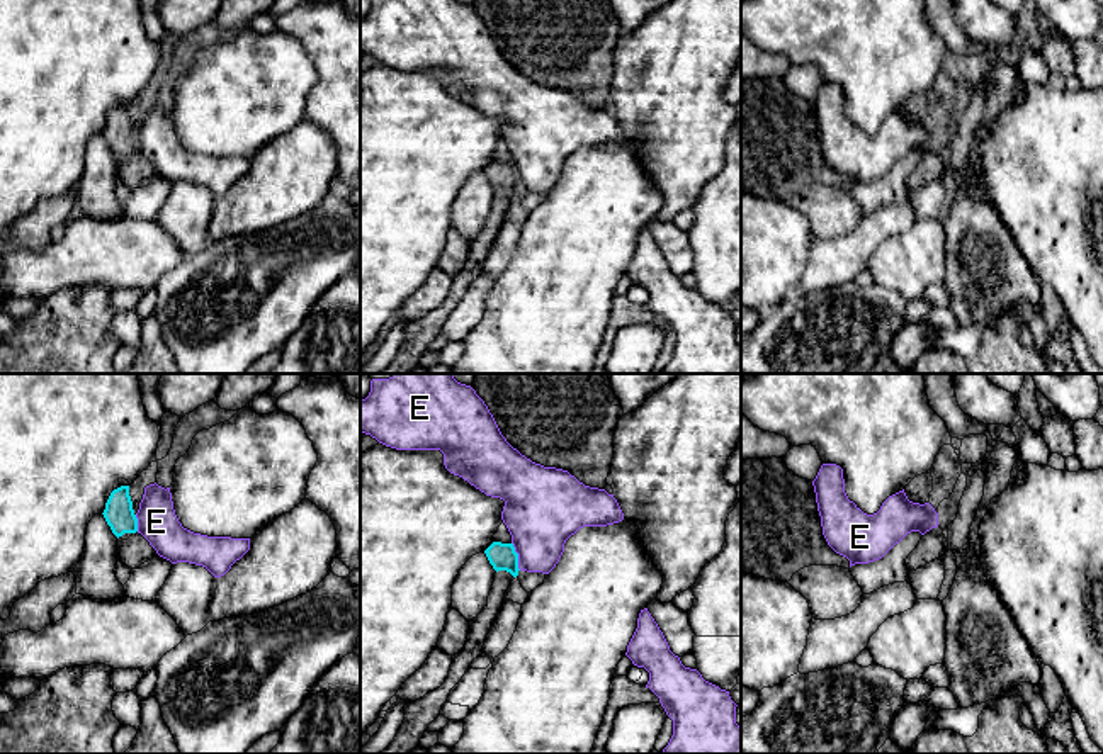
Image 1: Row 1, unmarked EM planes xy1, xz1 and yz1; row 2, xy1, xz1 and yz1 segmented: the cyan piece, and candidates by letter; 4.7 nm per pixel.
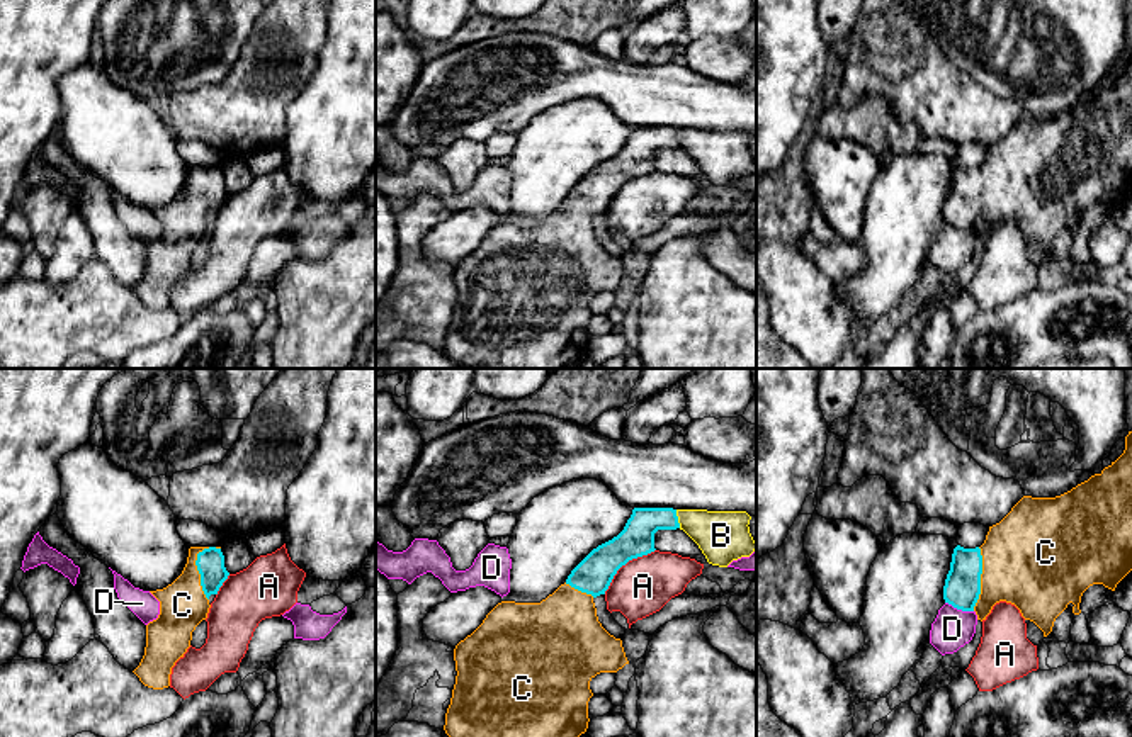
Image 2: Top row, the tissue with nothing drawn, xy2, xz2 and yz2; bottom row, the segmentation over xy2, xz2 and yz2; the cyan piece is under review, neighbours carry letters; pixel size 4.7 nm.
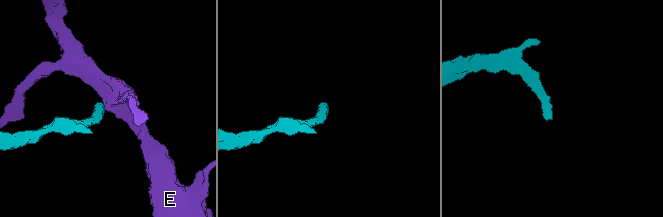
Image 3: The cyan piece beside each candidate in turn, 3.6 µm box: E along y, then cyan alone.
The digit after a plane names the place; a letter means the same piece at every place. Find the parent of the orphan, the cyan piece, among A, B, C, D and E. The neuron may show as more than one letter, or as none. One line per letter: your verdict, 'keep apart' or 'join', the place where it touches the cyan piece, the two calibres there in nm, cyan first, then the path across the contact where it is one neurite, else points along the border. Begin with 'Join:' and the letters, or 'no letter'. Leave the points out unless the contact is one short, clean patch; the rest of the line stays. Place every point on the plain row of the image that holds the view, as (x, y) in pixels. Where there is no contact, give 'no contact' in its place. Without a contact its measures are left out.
Join: C
A: keep apart; meets cyan in xz2 at (624, 184); 180 nm thick on the cyan side, 280 nm on the other
B: keep apart; meets cyan in xz2 at (677, 138); 160 nm thick on the cyan side, 240 nm on the other
C: join; meets cyan in yz2 at (979, 199); 180 nm thick on the cyan side, 440 nm on the other; runs through yz2 (962, 206), (979, 199), (1029, 180)
D: keep apart; meets cyan in yz2 at (959, 228); 180 nm thick on the cyan side, 190 nm on the other
E: keep apart; meets cyan in xz1 at (517, 175); 130 nm thick on the cyan side, 360 nm on the other; border along xz1 (512, 162), (520, 189)

